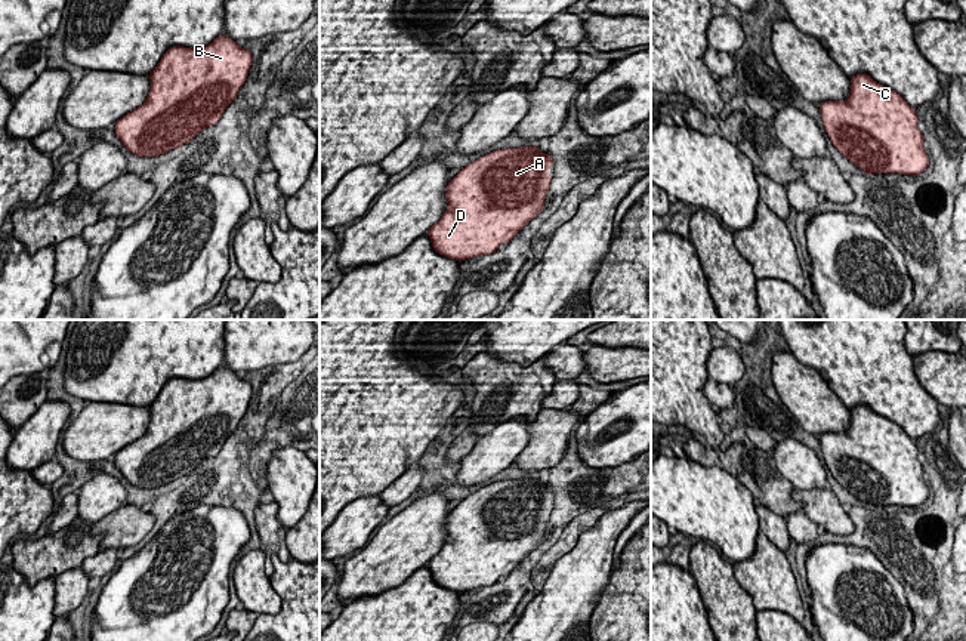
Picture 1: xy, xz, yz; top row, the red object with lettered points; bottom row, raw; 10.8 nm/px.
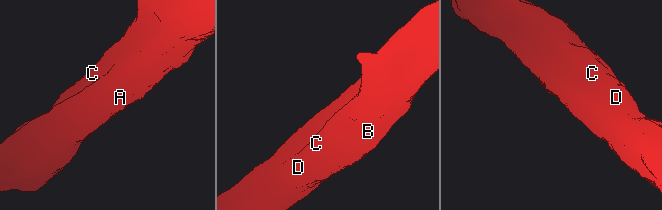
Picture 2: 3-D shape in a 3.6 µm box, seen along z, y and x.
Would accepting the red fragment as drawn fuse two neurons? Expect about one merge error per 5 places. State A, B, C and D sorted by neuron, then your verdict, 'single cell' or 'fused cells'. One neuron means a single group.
groups A B C D; single cell

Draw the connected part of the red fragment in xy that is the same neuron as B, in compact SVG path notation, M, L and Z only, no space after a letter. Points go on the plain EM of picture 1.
M226 366L217 367L204 379L170 379L149 404L151 420L145 434L115 453L114 463L117 469L138 489L157 489L191 474L207 457L219 454L222 446L246 415L251 392L251 383L240 379L235 372Z

